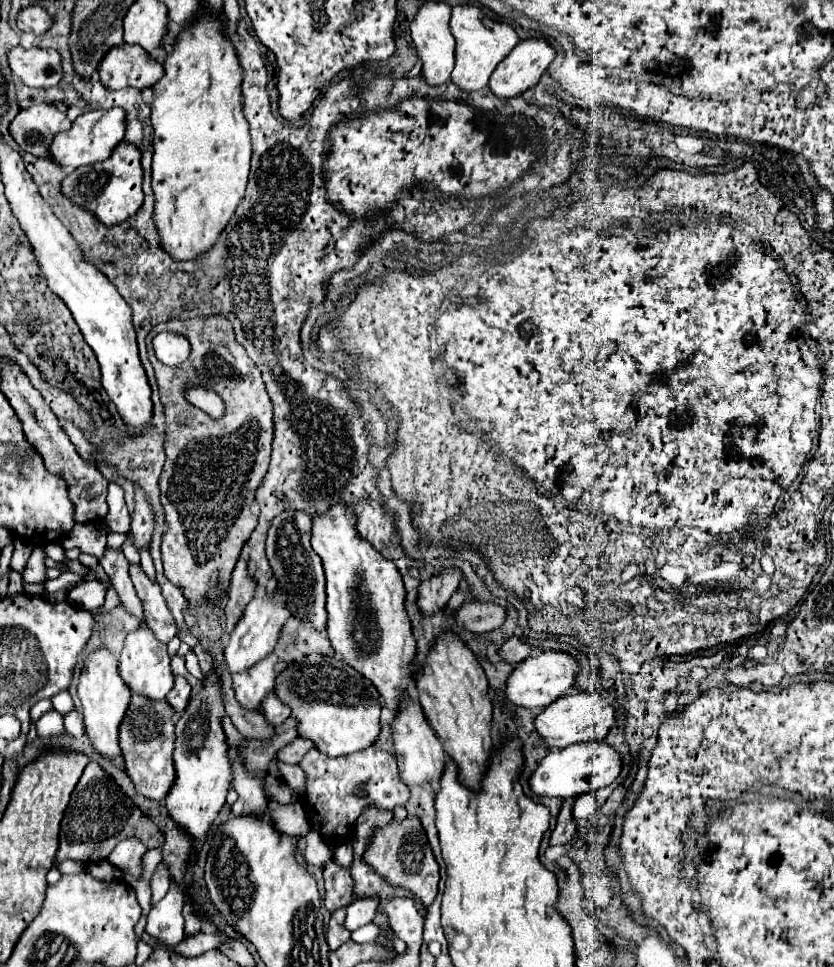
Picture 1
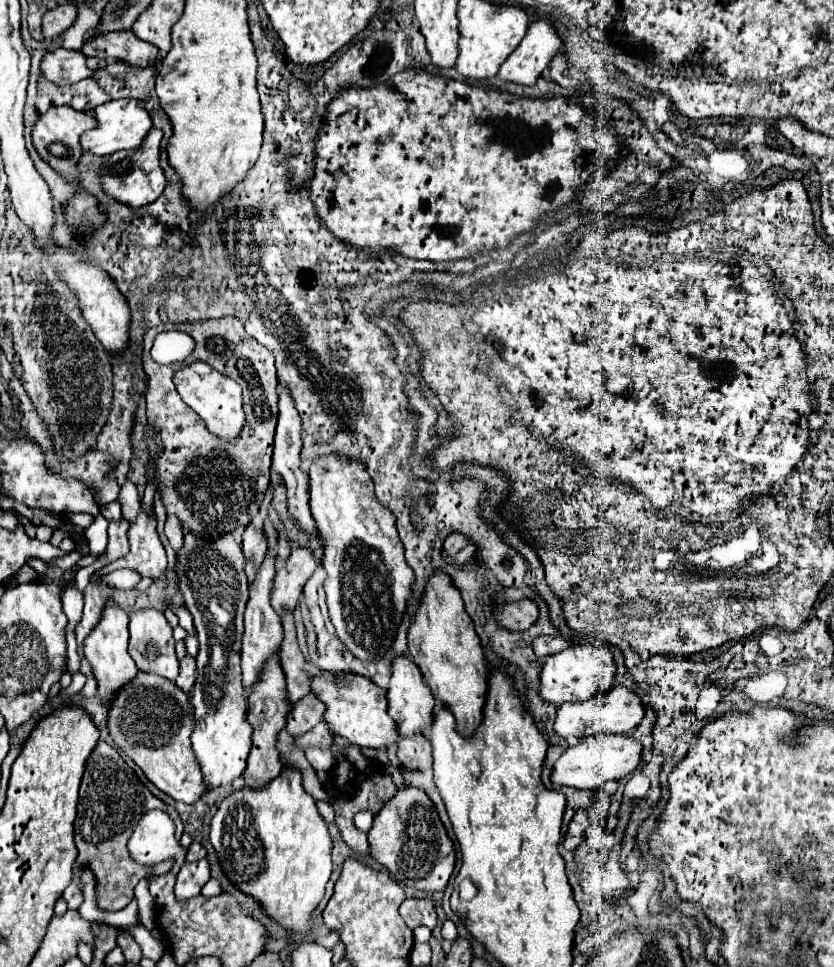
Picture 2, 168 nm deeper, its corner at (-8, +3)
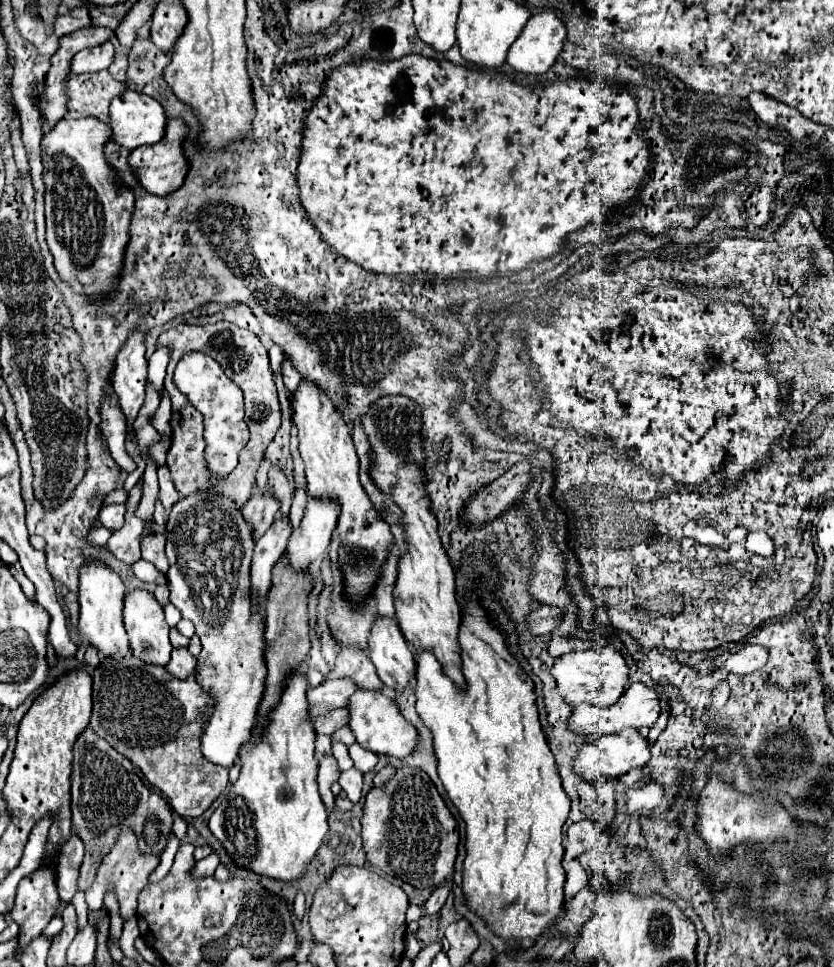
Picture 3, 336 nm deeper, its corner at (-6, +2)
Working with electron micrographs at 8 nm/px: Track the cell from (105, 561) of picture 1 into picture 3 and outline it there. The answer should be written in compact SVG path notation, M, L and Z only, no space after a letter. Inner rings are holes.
M105 504L99 512L101 524L111 530L121 530L121 526L125 522L123 516L125 516L125 506L121 506L121 504Z

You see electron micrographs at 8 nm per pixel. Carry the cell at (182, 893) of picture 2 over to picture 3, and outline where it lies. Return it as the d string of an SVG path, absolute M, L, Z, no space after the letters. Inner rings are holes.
M211 852L207 858L203 858L203 860L199 860L199 862L195 864L195 868L193 868L193 876L197 876L197 878L213 876L213 872L215 872L215 868L217 868L219 864L221 864L219 854L217 854L217 852Z

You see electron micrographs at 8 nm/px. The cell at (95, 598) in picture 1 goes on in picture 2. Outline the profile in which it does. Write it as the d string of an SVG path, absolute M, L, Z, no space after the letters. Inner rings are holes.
M119 569L119 571L113 571L113 573L105 575L105 577L101 577L103 585L113 587L113 589L121 589L121 591L133 589L139 581L141 581L139 573L131 573L131 569Z

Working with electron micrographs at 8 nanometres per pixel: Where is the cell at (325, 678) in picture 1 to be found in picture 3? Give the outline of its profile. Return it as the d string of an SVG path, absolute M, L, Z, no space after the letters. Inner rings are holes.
M359 690L353 694L353 700L349 700L349 712L353 714L349 726L357 738L357 742L375 754L395 756L395 758L407 758L417 748L417 730L407 722L393 698L389 698L385 692L367 692Z

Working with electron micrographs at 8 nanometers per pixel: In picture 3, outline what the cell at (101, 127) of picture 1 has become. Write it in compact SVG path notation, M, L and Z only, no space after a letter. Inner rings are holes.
M125 90L111 102L111 130L119 146L129 150L163 138L167 114L163 106L141 92Z

